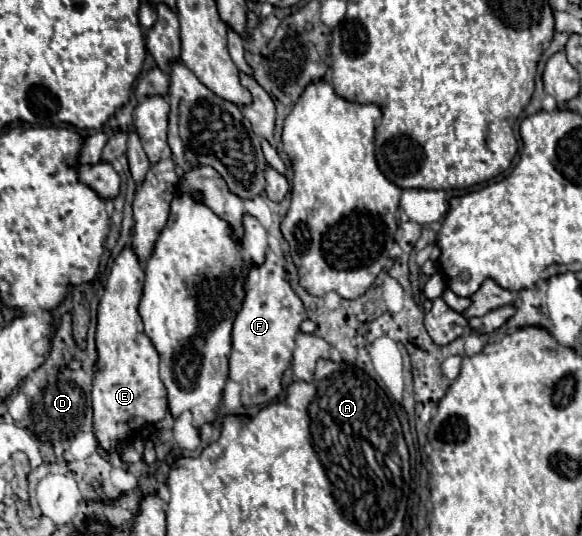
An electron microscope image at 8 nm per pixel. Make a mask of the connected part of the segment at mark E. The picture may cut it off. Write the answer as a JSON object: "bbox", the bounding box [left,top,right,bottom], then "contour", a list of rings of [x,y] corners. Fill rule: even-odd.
{"bbox":[93,250,167,452],"contour":[[[123,250],[109,272],[105,294],[99,302],[97,310],[97,354],[99,354],[99,370],[95,374],[93,382],[93,434],[99,442],[99,446],[105,452],[117,452],[117,444],[135,436],[141,428],[149,424],[157,424],[167,414],[167,390],[159,378],[159,352],[151,344],[151,340],[143,332],[143,322],[137,312],[137,304],[143,292],[143,266],[139,264],[133,250]]]}

